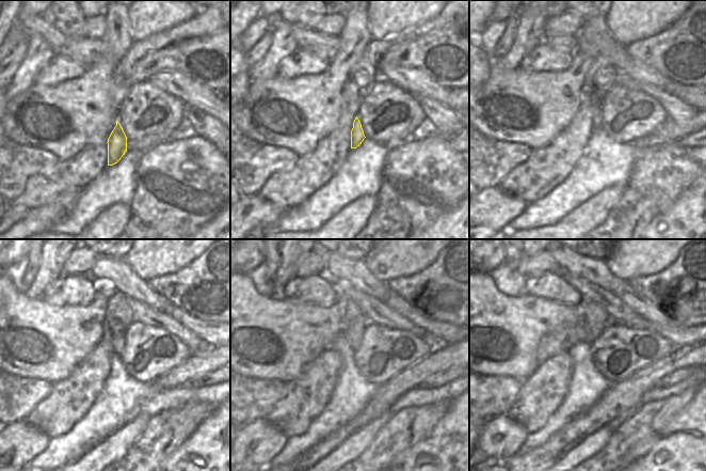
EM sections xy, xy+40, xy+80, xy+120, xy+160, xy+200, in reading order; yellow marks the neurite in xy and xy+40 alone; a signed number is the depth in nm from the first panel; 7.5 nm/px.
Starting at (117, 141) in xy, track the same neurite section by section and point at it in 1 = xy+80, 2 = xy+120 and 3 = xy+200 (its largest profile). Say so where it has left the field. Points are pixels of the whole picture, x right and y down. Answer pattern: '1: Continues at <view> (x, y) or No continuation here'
1: Continues at xy+80 (597, 116)
2: Continues at xy+120 (118, 331)
3: Continues at xy+200 (594, 315)

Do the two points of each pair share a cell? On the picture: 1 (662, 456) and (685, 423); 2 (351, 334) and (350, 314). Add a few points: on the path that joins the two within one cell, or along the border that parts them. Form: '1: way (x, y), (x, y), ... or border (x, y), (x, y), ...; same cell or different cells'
1: way (671, 448), (685, 432); same cell
2: way (351, 329), (351, 319); same cell

